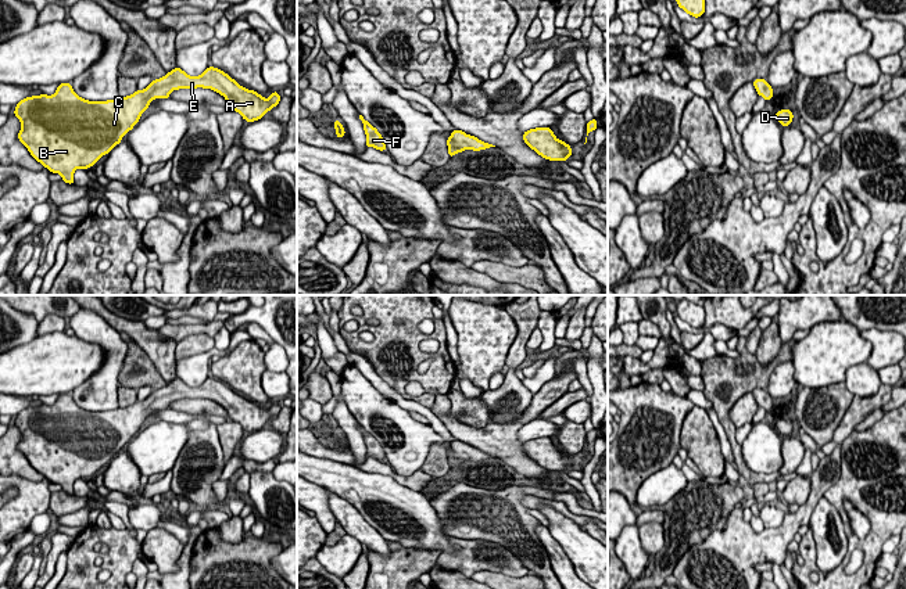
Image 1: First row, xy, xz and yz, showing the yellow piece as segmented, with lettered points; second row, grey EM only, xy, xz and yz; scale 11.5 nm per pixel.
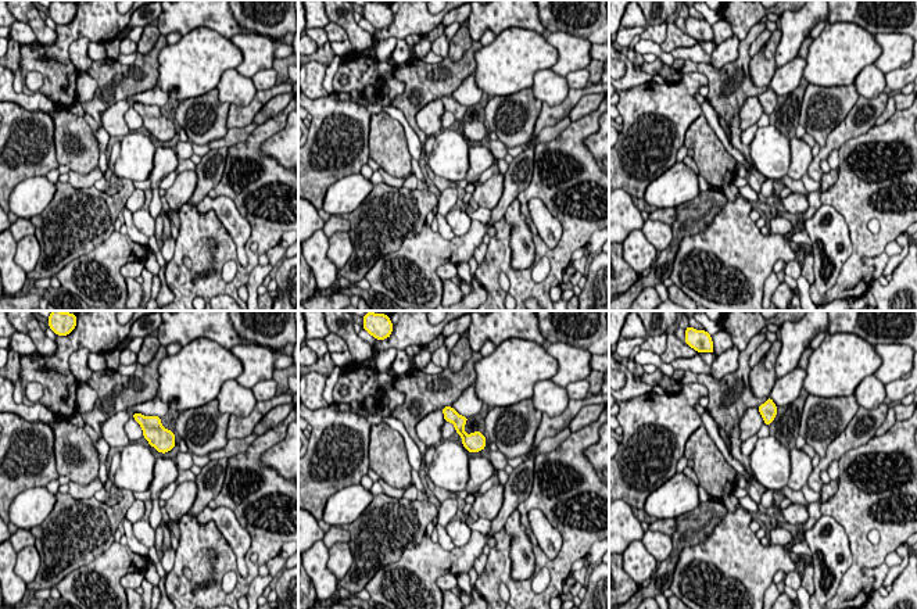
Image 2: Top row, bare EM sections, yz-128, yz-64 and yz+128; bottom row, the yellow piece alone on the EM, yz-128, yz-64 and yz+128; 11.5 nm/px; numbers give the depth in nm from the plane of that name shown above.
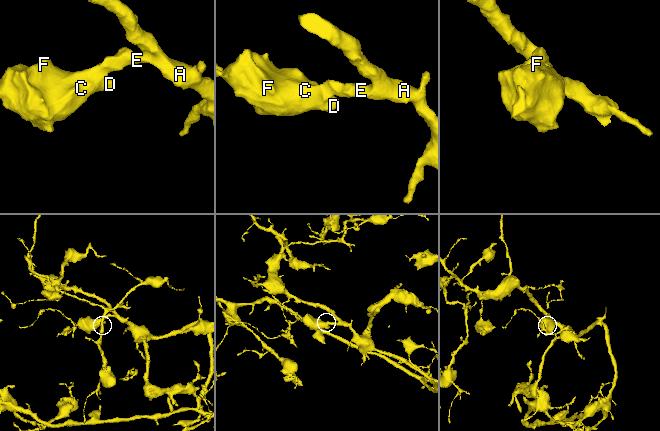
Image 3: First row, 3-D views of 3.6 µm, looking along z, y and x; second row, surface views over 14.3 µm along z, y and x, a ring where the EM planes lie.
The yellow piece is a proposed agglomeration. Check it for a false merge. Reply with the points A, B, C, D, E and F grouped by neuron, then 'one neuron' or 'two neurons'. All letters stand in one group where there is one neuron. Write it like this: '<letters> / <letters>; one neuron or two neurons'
A B C D E F; one neuron

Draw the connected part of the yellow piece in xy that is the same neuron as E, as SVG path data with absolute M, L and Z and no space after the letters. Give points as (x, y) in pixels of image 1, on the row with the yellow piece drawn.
M176 67L166 72L165 76L154 79L144 90L136 90L130 96L107 101L85 100L74 91L71 83L61 83L51 96L32 96L22 98L17 104L14 115L21 122L18 140L44 168L51 173L58 173L65 183L74 184L75 170L92 168L103 155L119 144L122 137L139 122L153 100L169 98L173 90L197 87L211 89L223 96L228 101L228 108L239 112L247 122L264 118L282 98L276 90L268 98L264 98L214 67L208 67L200 76L189 76Z

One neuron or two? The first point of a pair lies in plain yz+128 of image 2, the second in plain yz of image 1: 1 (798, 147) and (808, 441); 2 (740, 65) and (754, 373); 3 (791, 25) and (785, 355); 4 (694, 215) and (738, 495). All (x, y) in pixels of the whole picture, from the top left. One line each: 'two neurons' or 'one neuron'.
1: two neurons
2: one neuron
3: two neurons
4: one neuron

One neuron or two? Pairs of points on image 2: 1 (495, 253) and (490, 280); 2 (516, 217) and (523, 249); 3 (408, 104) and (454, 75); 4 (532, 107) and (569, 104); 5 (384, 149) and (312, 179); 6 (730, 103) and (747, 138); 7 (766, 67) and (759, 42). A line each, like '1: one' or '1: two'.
1: one
2: one
3: one
4: two
5: two
6: two
7: two

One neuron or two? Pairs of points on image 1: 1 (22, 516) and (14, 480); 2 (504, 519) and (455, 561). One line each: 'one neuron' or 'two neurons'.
1: one neuron
2: two neurons

